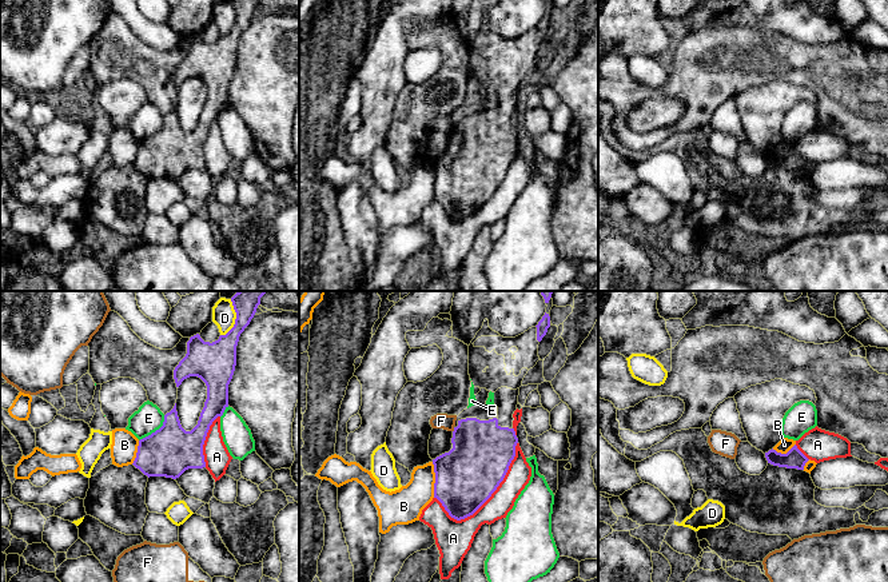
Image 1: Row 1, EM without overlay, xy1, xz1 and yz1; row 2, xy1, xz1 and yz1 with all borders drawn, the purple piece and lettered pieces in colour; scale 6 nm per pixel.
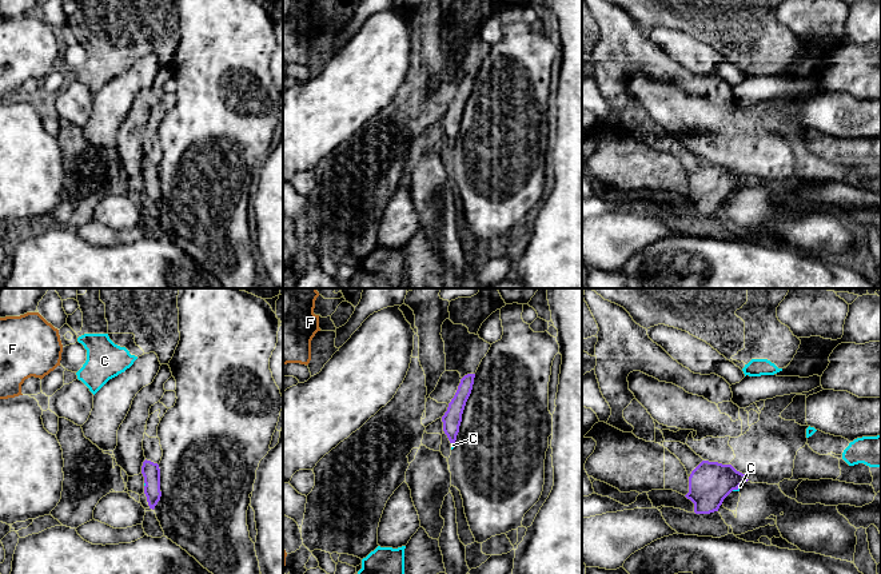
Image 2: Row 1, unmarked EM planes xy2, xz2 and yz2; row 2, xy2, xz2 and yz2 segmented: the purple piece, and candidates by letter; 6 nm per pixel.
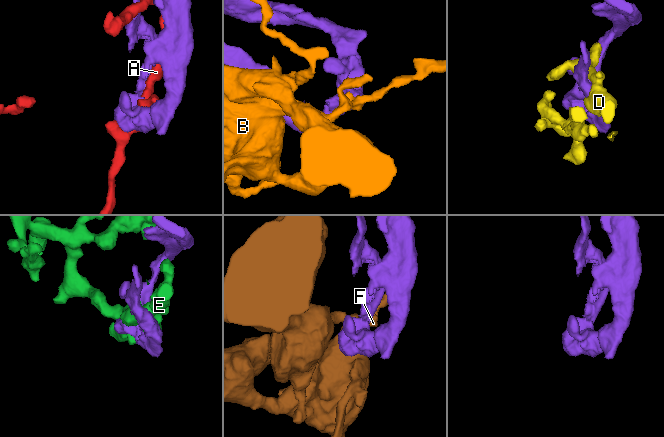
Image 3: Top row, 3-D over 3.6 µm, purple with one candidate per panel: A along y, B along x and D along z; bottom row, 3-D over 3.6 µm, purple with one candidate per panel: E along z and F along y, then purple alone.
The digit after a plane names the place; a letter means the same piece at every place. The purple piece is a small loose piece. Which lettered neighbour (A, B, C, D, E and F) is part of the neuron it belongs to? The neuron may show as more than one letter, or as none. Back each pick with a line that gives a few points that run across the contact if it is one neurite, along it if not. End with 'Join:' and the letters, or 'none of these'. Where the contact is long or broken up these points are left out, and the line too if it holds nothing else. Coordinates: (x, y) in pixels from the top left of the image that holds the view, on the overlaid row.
C: Line: yz2 (710, 482), (729, 482), (736, 489), (740, 486)
Join: C

